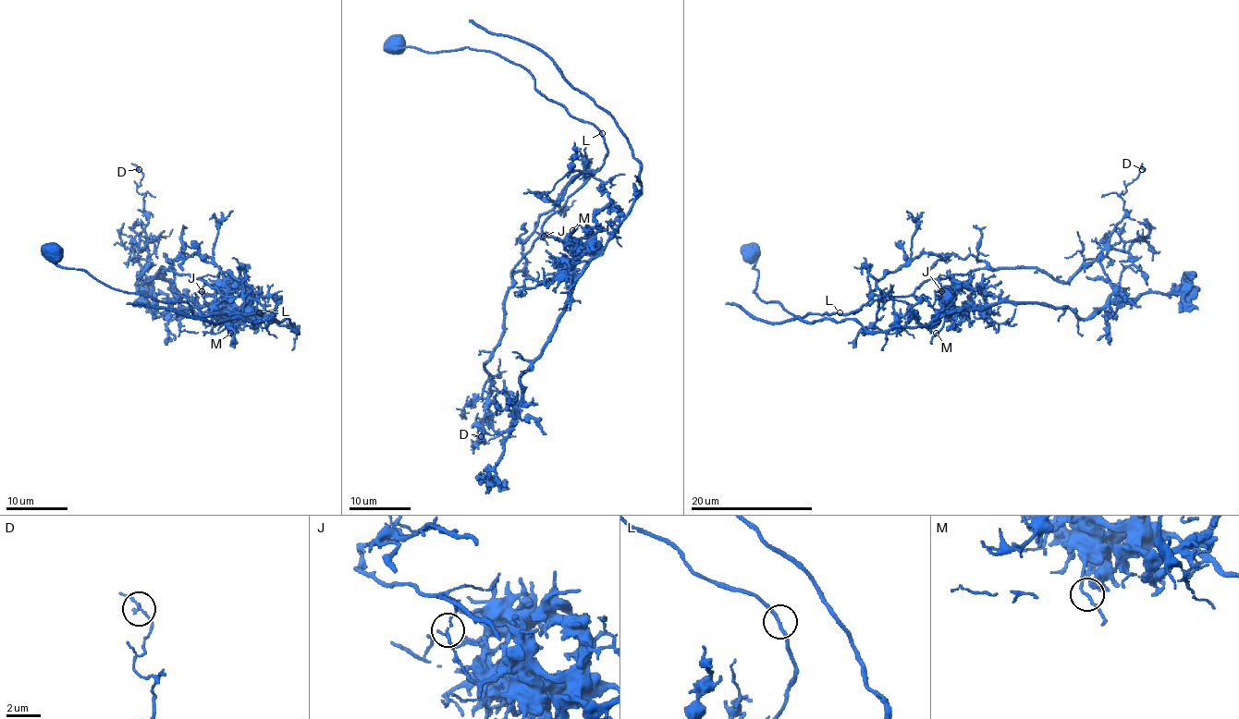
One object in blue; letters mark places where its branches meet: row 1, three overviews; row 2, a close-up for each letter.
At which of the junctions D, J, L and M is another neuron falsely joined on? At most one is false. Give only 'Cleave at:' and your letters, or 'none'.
Cleave at: J

